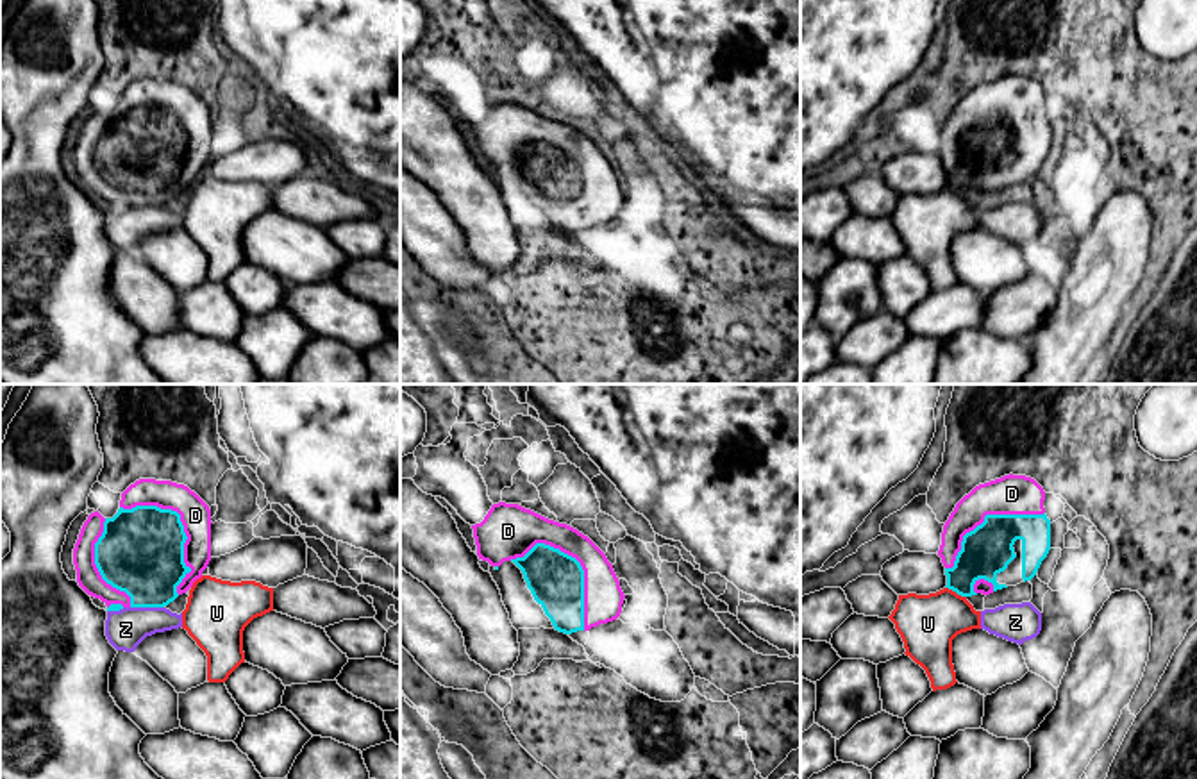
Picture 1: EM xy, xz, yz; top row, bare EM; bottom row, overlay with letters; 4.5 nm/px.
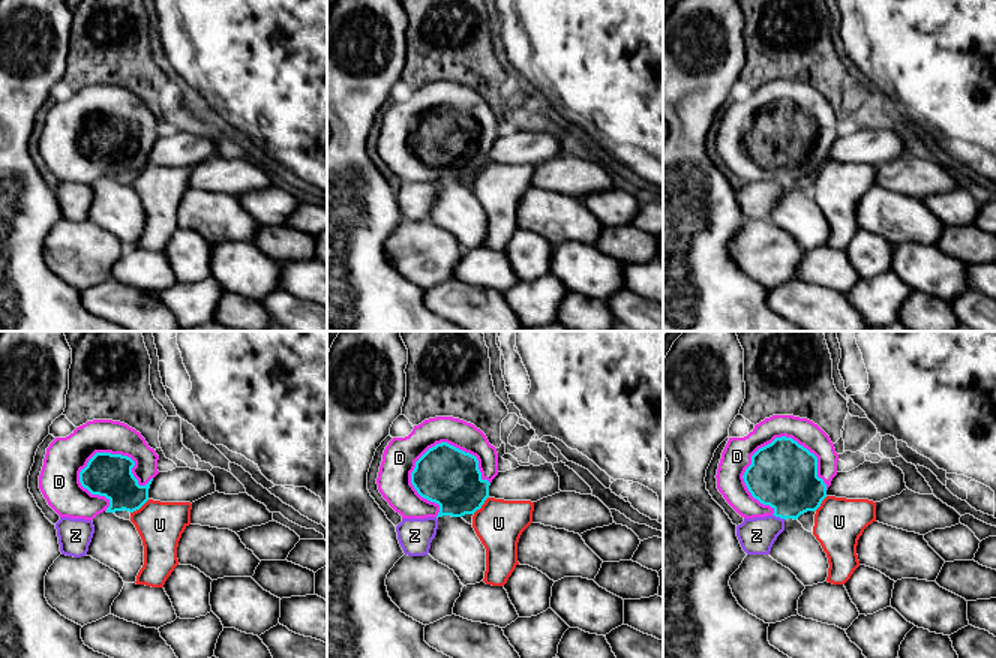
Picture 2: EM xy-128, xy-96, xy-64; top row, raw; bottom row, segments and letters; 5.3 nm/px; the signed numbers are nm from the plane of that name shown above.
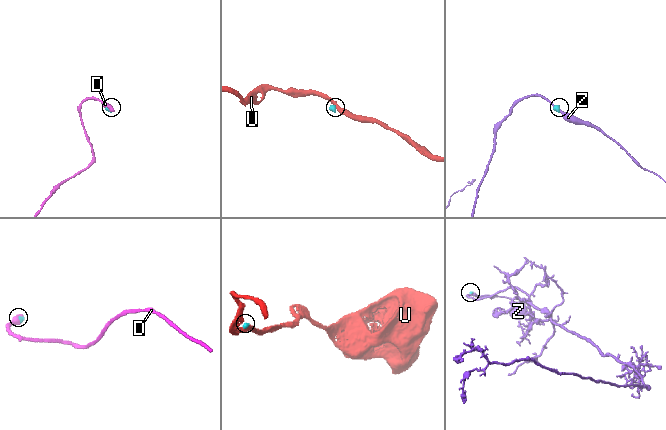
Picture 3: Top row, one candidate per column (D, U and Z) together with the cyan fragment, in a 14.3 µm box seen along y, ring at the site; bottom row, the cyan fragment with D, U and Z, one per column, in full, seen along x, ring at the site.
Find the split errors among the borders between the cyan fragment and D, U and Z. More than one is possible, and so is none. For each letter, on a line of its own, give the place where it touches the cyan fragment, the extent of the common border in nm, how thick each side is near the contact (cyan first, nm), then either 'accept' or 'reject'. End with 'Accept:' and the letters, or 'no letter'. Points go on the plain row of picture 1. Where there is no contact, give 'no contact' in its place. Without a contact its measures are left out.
D: contact xy (183, 125); length 480 nm; calibres 380 and 140 nm; accept
U: contact yz (956, 192); length 110 nm; calibres 220 and 260 nm; reject
Z: contact xy (147, 206); length 150 nm; calibres 380 and 180 nm; reject
Accept: D

